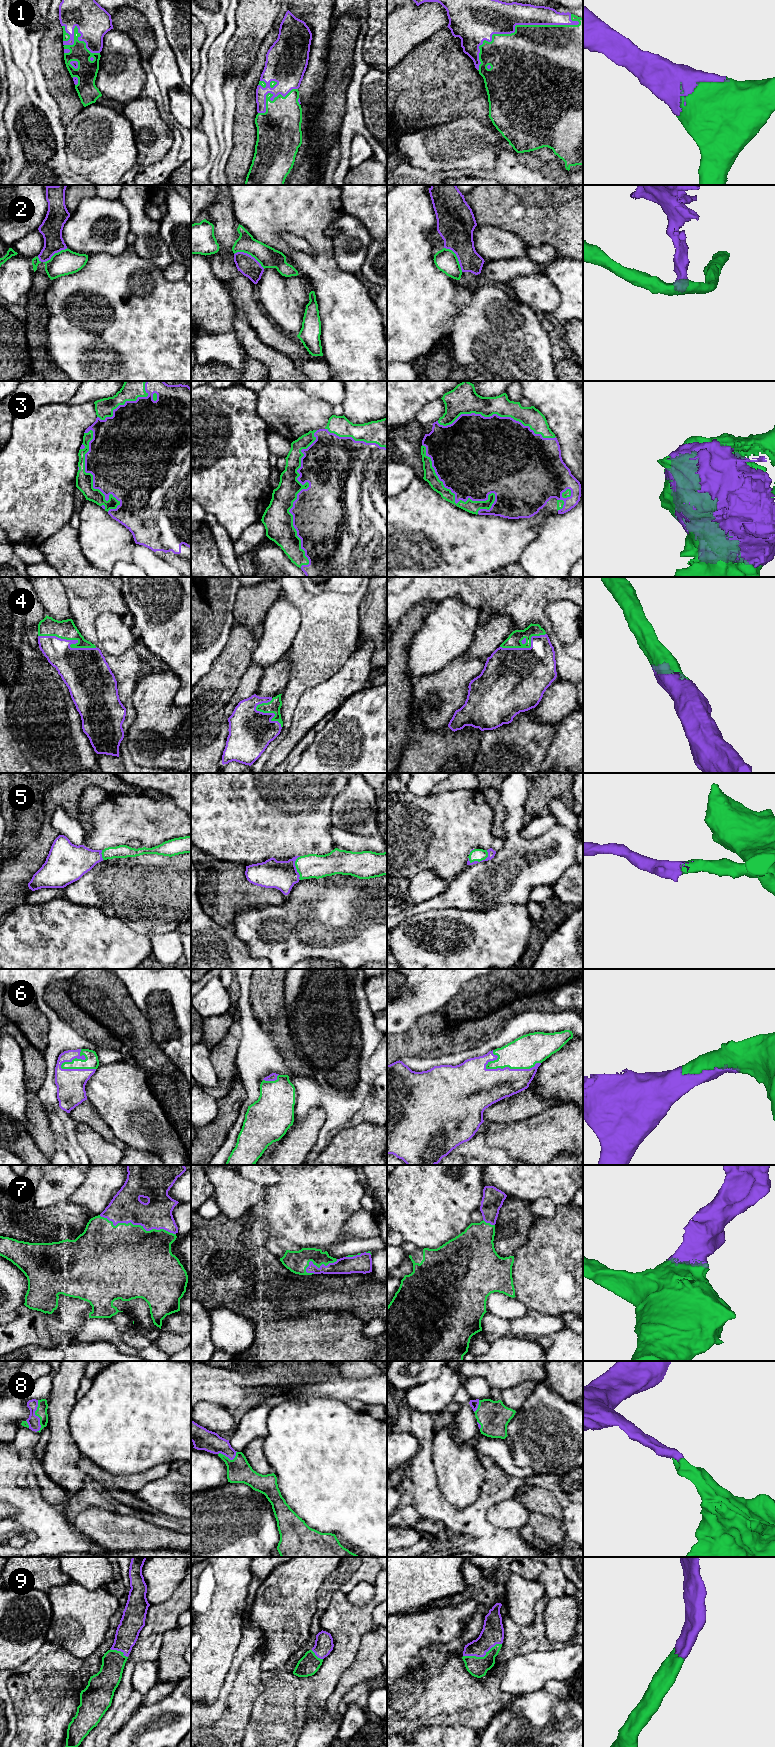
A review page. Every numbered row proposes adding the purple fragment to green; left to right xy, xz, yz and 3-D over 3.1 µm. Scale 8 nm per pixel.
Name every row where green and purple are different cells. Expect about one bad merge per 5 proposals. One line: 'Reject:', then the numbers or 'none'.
Reject: 2

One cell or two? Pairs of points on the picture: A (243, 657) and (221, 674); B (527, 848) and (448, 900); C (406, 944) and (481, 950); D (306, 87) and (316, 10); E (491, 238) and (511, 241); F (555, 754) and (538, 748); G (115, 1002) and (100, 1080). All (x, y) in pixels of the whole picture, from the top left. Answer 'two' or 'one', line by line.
A: one
B: one
C: one
D: one
E: one
F: two
G: two

